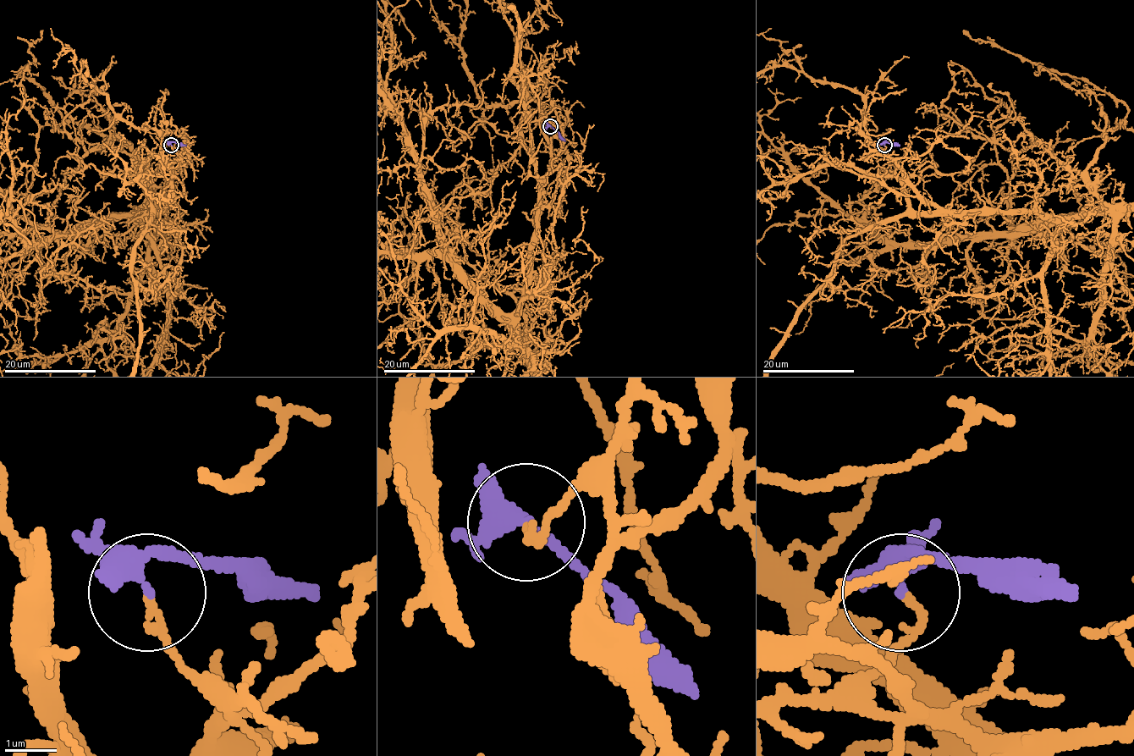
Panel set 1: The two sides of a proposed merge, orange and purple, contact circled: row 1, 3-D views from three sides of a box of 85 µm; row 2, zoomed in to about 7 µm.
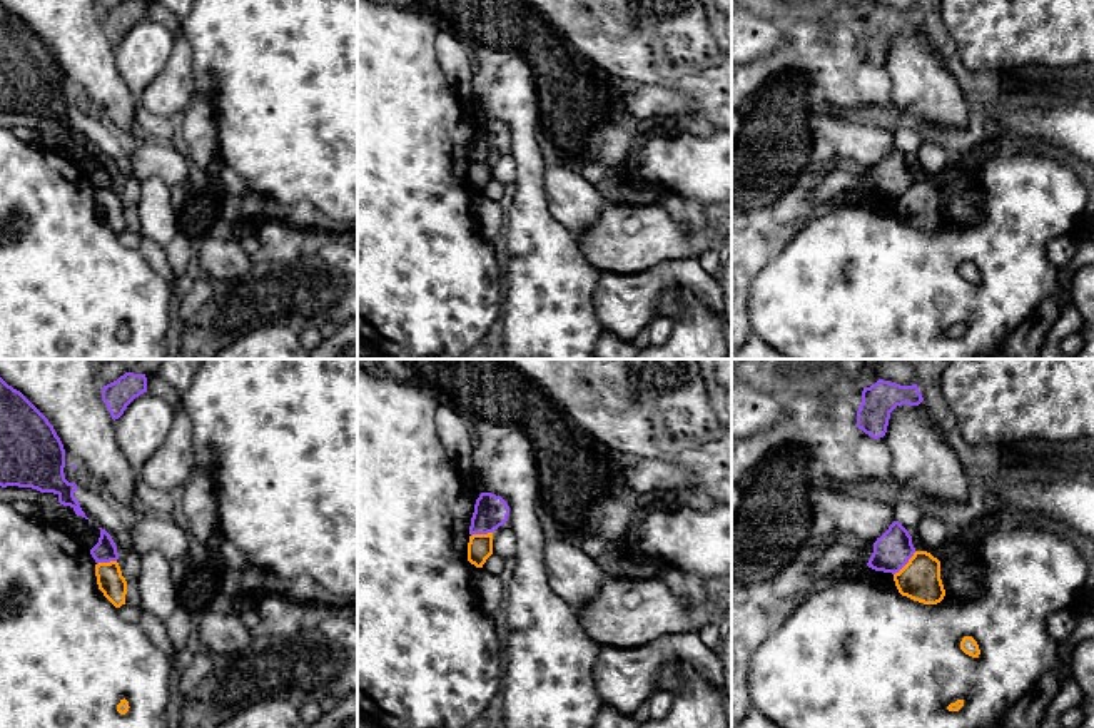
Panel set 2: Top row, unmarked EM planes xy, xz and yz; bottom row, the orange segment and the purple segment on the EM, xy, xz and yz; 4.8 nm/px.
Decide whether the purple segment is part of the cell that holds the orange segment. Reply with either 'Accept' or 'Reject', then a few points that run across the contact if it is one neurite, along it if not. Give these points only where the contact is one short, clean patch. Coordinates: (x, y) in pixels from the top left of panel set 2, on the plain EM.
Reject. Line: yz (916, 177), (894, 201)

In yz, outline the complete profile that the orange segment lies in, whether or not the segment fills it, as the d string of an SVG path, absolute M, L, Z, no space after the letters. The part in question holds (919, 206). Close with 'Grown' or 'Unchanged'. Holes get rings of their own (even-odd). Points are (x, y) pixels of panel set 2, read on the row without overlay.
M915 177L909 189L894 200L902 222L924 230L937 230L945 215L940 205L940 187L927 177Z. Unchanged

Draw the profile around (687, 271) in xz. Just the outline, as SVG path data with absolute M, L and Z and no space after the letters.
M683 257L668 260L663 269L678 286L691 289L707 307L723 316L723 292L717 276L708 274L698 259Z

